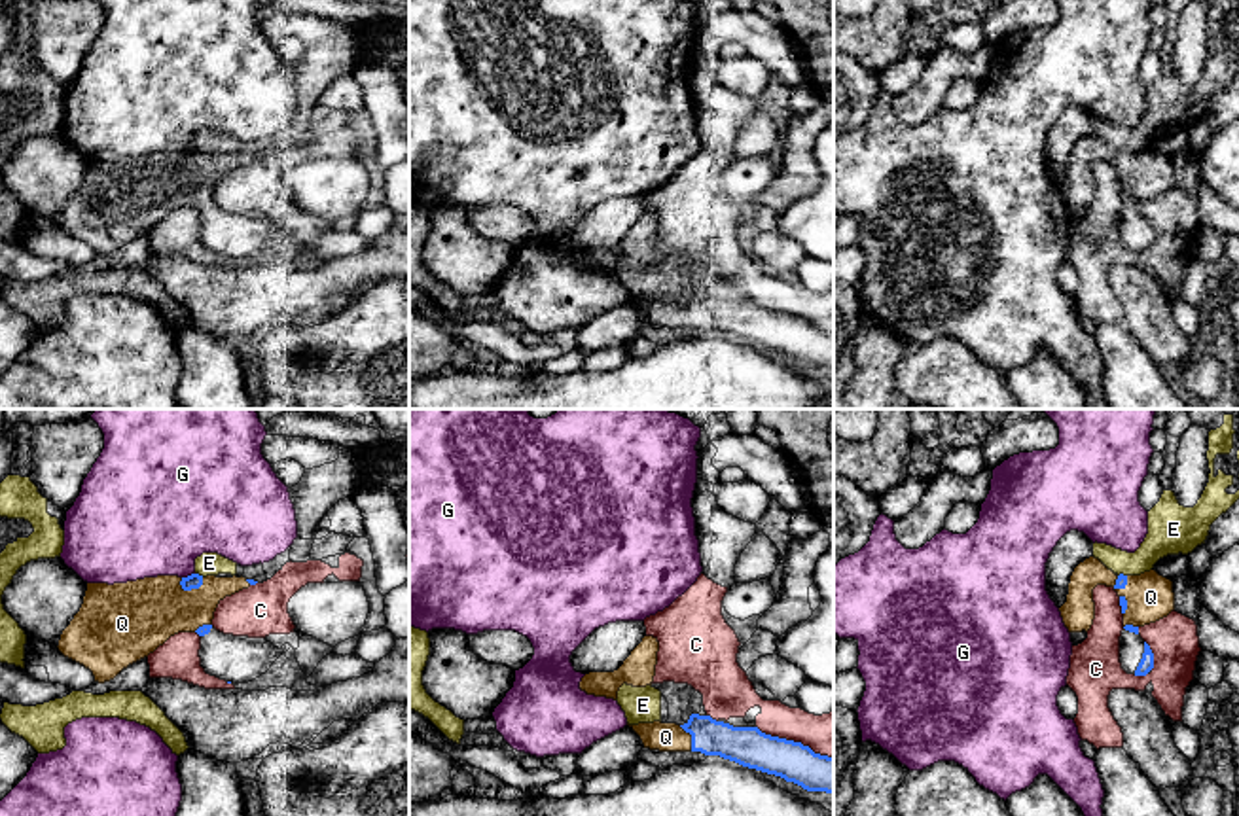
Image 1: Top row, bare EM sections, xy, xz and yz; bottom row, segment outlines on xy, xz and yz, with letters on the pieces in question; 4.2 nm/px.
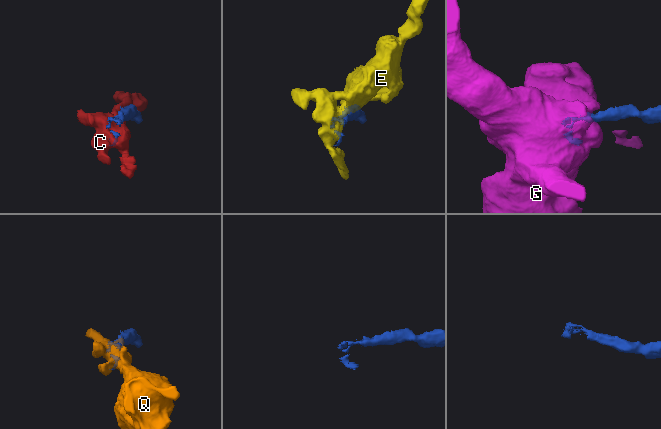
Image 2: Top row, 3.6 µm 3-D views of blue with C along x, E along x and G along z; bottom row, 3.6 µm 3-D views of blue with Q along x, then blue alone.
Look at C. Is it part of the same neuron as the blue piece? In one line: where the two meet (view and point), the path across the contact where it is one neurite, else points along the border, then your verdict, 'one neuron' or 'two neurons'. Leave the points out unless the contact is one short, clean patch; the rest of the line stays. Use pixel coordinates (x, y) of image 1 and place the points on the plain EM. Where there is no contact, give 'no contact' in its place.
meets blue in xz at (792, 317); two neurons

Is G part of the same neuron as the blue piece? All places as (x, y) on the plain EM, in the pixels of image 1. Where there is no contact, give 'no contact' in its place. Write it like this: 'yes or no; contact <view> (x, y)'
no; contact xy (188, 152)

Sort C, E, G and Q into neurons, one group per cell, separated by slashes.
C / E / G / Q

